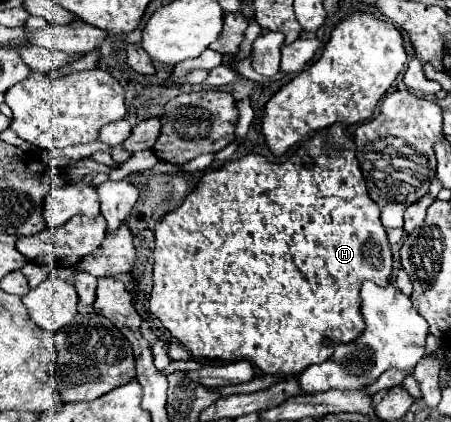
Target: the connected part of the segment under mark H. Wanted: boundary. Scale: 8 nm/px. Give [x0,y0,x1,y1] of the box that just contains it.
[150,123,392,377]

